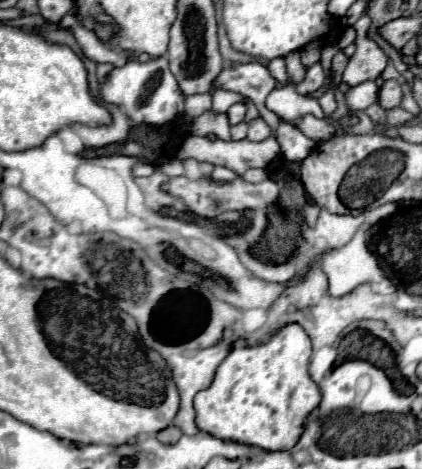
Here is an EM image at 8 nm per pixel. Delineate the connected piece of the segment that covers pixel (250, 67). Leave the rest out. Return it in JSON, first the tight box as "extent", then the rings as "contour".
{"extent":[215,62,280,131],"contour":[[[249,62],[249,64],[237,64],[233,68],[225,68],[215,80],[215,86],[251,98],[269,127],[273,131],[277,129],[280,118],[265,105],[267,94],[275,88],[275,78],[269,74],[267,66],[259,62]]]}

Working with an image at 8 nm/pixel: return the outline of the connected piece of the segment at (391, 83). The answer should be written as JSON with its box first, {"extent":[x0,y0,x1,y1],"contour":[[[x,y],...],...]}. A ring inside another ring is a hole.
{"extent":[379,80,401,110],"contour":[[[387,80],[383,84],[383,88],[379,90],[379,104],[381,104],[381,108],[389,110],[389,108],[399,106],[399,102],[401,102],[401,88],[399,88],[399,84],[395,80]]]}

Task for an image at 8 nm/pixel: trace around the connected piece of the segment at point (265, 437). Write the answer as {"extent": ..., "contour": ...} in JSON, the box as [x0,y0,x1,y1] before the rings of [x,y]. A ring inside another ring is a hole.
{"extent":[195,324,321,450],"contour":[[[287,324],[267,344],[245,348],[235,342],[231,354],[215,372],[213,384],[195,396],[197,428],[227,442],[241,442],[261,450],[291,450],[303,430],[305,418],[319,406],[321,394],[309,376],[311,340],[297,324]]]}

